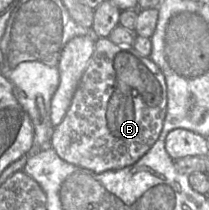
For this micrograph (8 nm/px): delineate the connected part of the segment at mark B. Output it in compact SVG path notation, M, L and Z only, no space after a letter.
M137 36L133 45L130 46L118 46L108 38L98 38L95 40L93 54L74 92L70 106L62 121L57 126L55 126L50 140L50 148L52 148L62 160L72 165L86 168L95 173L110 170L120 170L136 163L155 144L160 136L166 116L167 85L164 74L162 73L160 68L149 58L151 48L151 40L142 36Z

